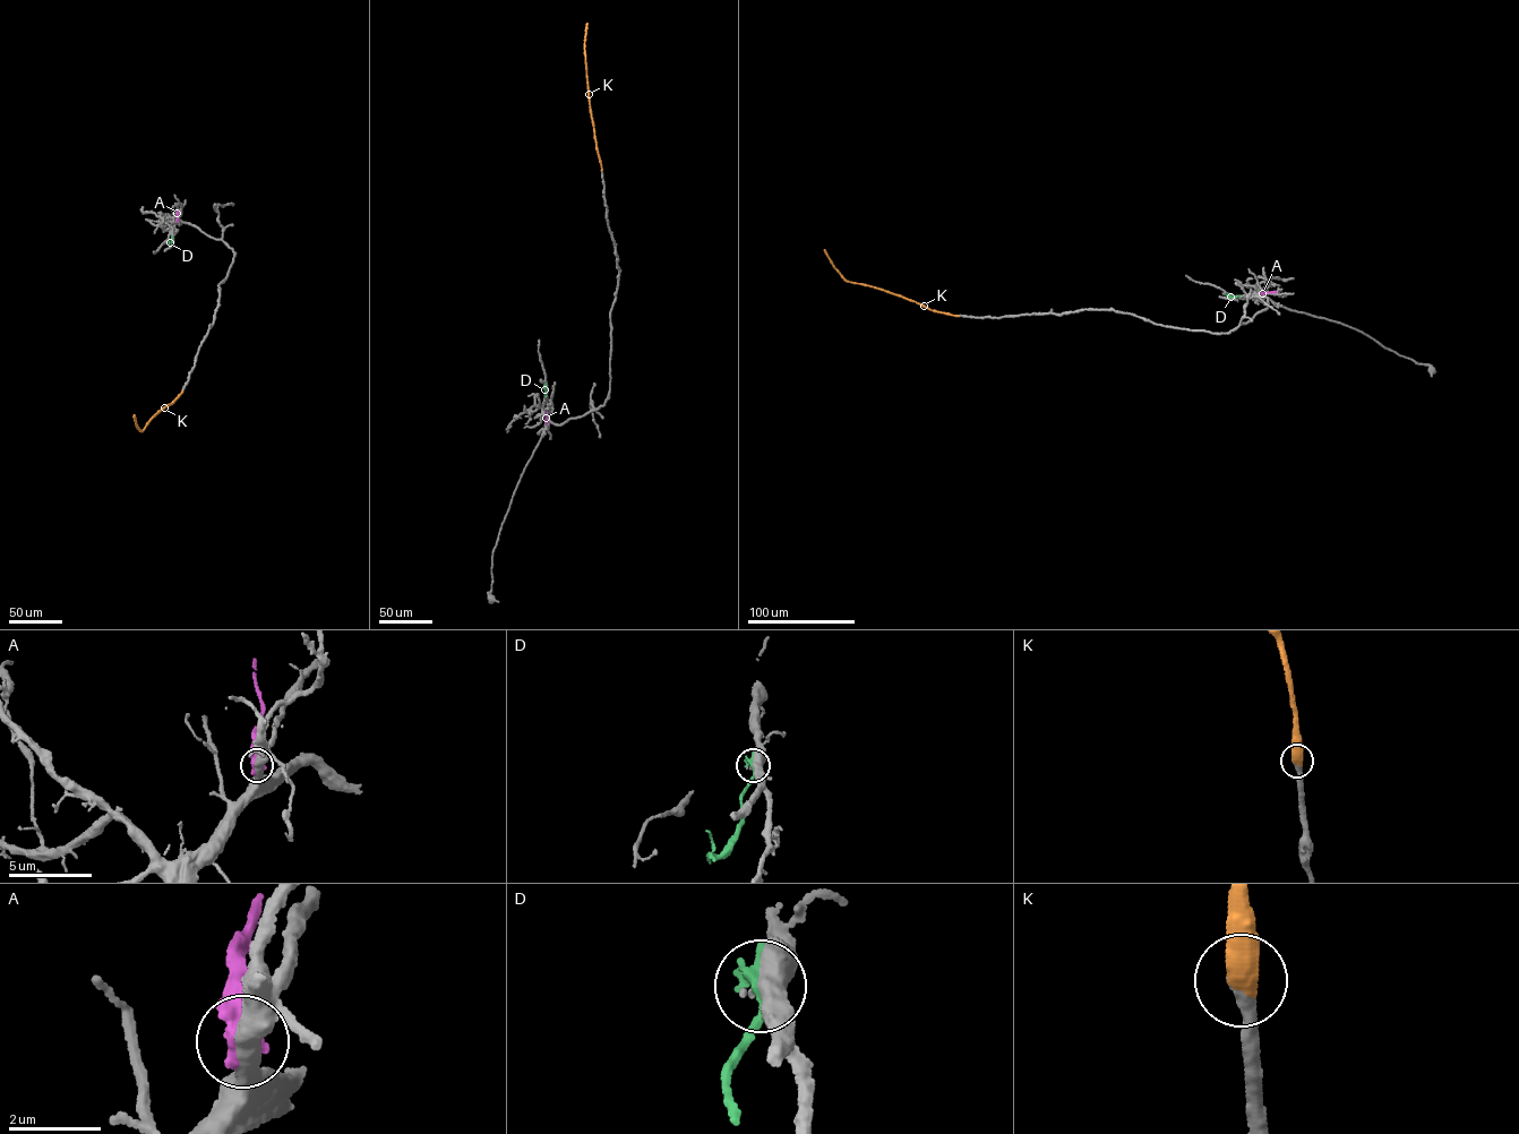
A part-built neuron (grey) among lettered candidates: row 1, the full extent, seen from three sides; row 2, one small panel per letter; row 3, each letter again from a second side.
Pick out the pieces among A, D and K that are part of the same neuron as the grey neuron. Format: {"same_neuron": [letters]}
{"same_neuron": ["K"]}

